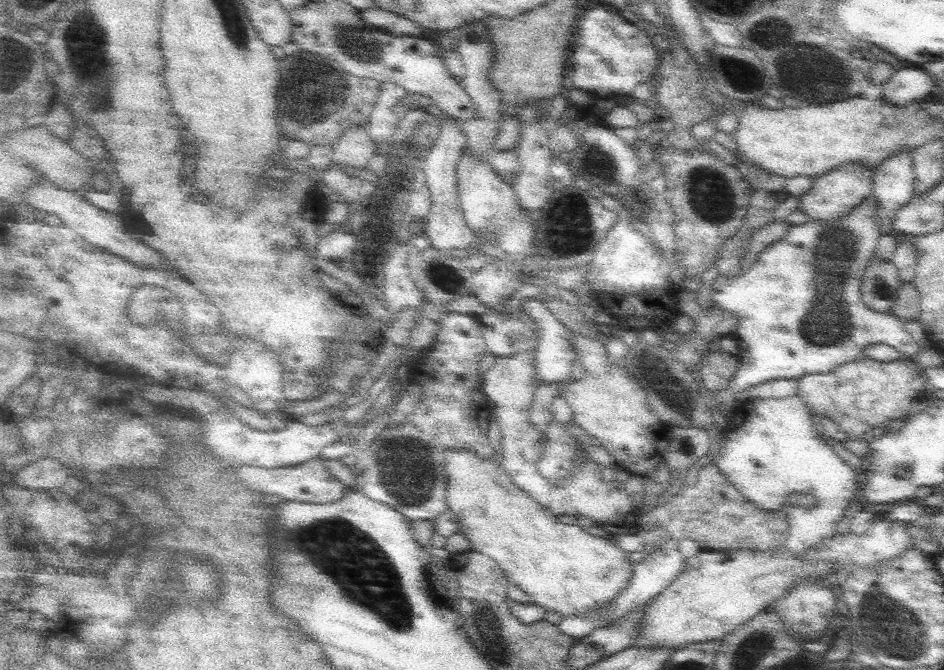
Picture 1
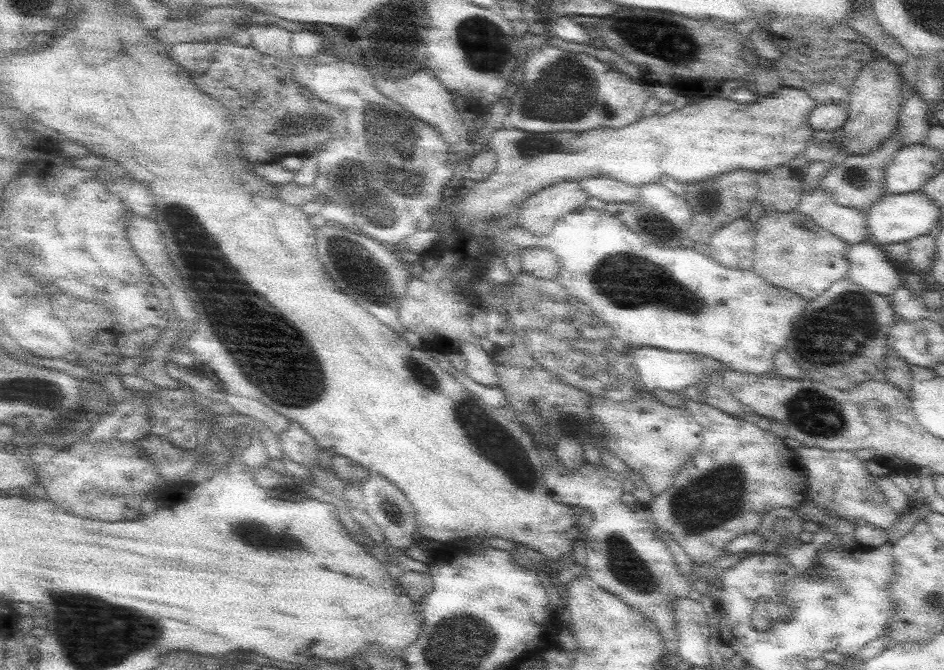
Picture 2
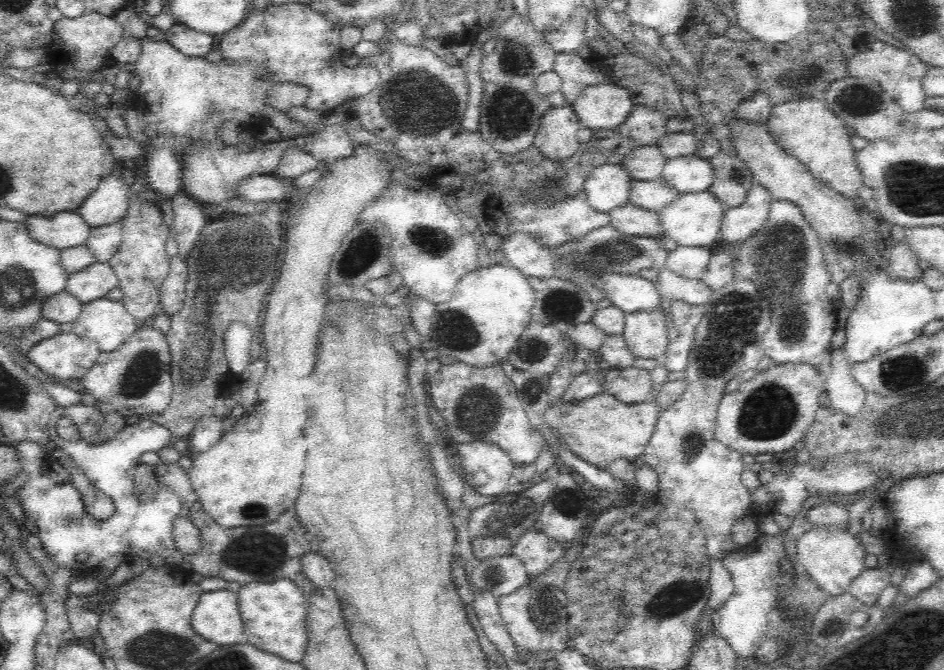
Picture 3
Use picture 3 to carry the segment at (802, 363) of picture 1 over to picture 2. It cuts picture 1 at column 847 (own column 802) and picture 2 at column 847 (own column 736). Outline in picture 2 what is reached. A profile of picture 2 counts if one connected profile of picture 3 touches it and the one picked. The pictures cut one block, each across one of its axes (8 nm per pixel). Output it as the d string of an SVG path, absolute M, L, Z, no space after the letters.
M775 210L765 211L757 221L753 270L772 286L791 290L791 292L805 298L806 302L812 302L835 282L849 276L850 247L851 245L848 246L842 238L838 238L833 232L818 226L813 218L800 211L788 213Z

